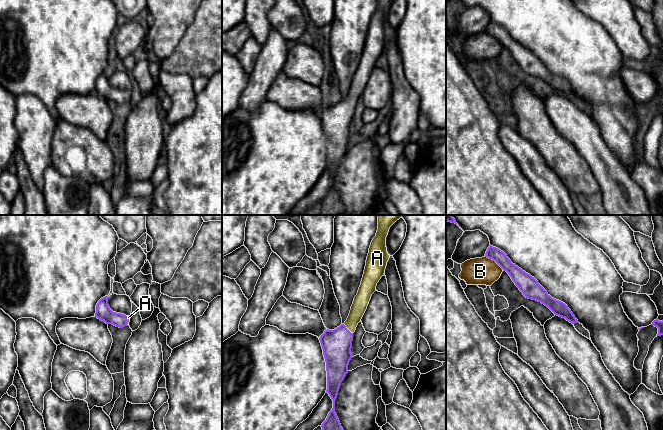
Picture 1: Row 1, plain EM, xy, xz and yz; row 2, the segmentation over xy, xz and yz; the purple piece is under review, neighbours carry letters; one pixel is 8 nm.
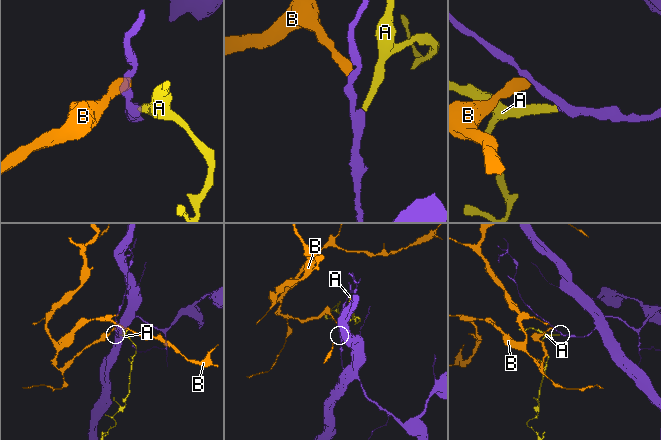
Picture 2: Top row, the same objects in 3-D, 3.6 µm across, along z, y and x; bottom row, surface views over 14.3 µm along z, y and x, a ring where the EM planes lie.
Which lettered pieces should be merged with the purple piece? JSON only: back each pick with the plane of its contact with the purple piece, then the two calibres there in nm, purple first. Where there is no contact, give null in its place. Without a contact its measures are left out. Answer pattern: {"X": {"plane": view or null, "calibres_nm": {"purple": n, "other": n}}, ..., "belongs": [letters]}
{"A": {"plane": "xz", "calibres_nm": {"purple": 240, "other": 120}}, "belongs": ["A"]}

